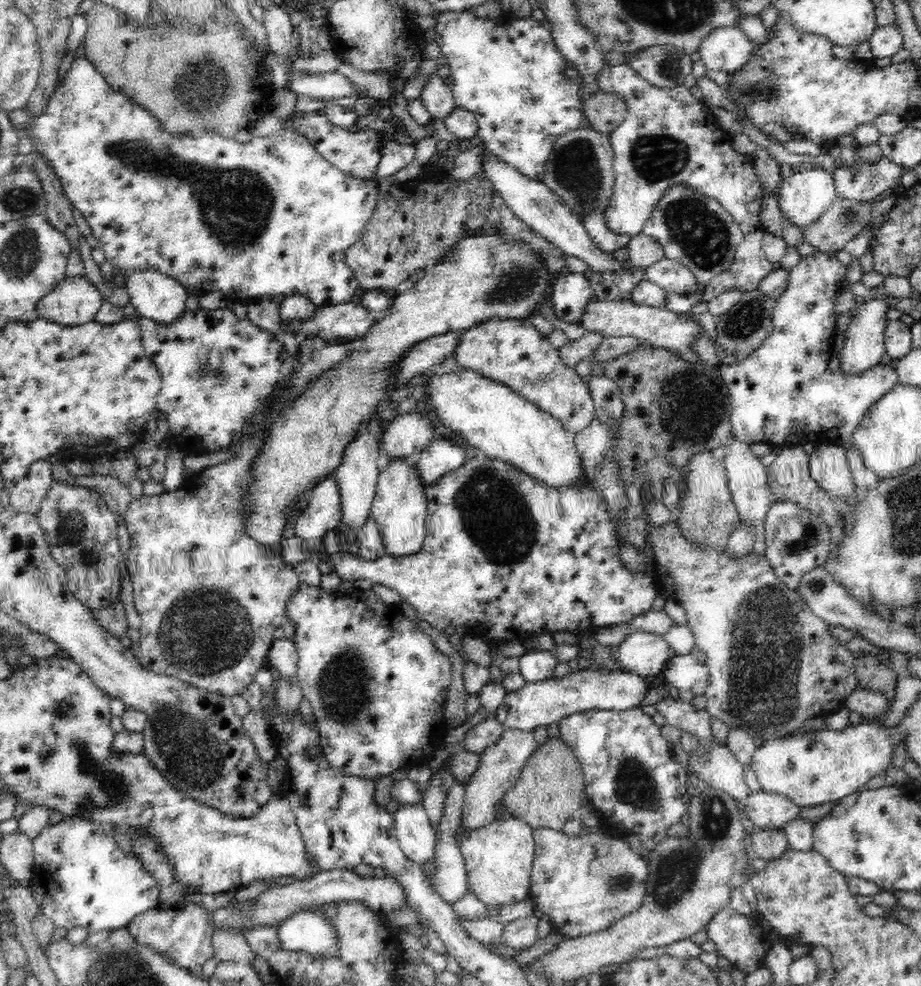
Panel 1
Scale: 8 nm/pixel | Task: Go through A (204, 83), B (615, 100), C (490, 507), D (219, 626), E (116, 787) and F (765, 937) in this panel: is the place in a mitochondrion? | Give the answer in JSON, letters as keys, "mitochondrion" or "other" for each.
{"A":"mitochondrion","B":"other","C":"mitochondrion","D":"mitochondrion","E":"mitochondrion","F":"other"}

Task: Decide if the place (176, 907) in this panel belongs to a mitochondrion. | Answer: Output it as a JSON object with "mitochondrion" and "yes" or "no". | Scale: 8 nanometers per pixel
{"mitochondrion":"no"}

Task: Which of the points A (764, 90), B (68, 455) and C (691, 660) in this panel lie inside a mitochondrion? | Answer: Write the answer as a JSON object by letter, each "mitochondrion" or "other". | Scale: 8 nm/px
{"A":"mitochondrion","B":"other","C":"other"}

